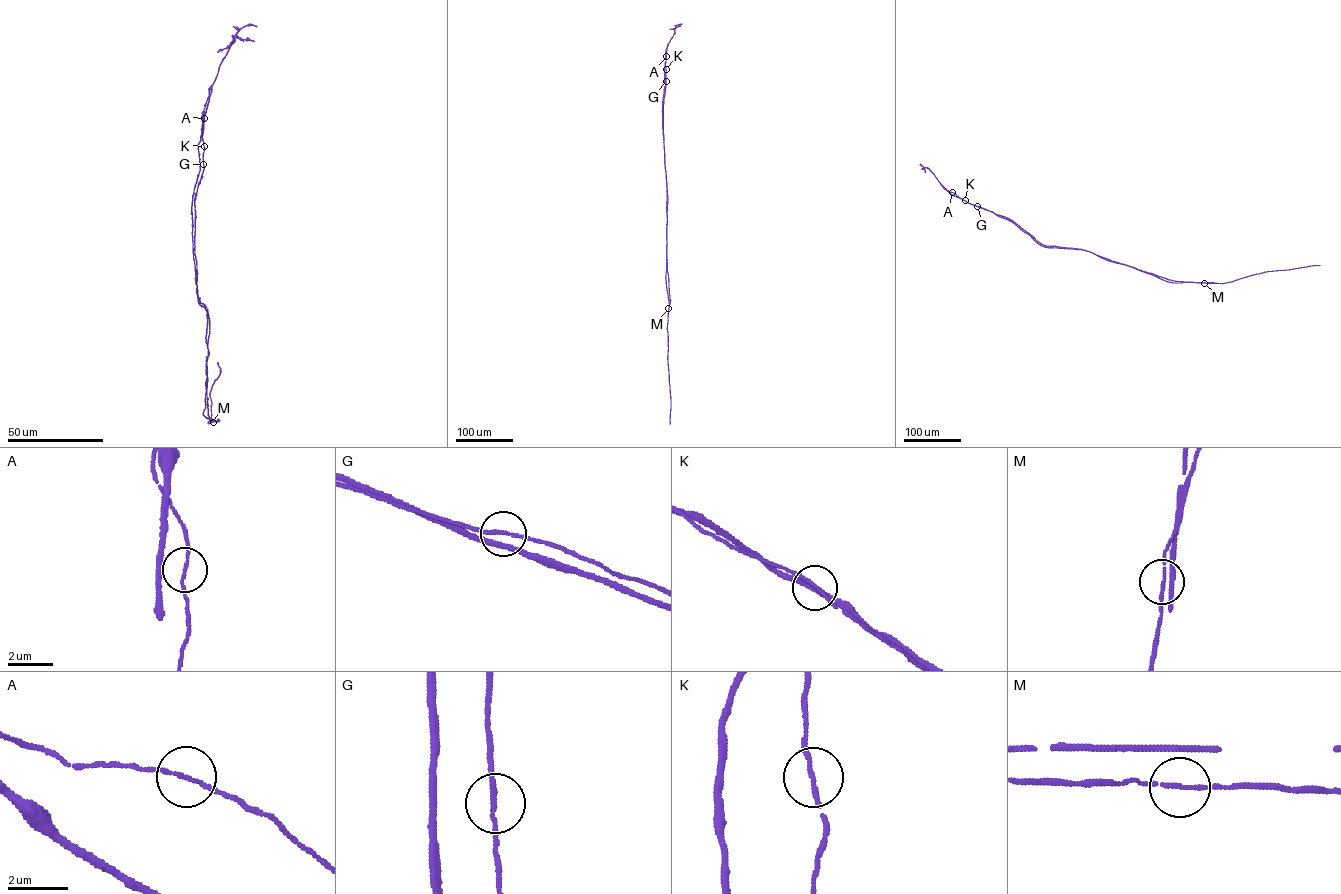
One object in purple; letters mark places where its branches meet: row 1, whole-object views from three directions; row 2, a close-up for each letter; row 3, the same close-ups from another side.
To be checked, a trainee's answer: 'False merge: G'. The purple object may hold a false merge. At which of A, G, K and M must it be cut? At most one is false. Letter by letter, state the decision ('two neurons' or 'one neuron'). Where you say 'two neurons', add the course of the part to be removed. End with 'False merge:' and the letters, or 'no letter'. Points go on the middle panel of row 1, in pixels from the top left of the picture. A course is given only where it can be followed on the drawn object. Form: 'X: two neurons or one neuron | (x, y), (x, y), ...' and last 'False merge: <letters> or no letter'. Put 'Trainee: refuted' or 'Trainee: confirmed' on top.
Trainee: refuted
A: one neuron
G: one neuron
K: one neuron
M: one neuron
False merge: no letter

